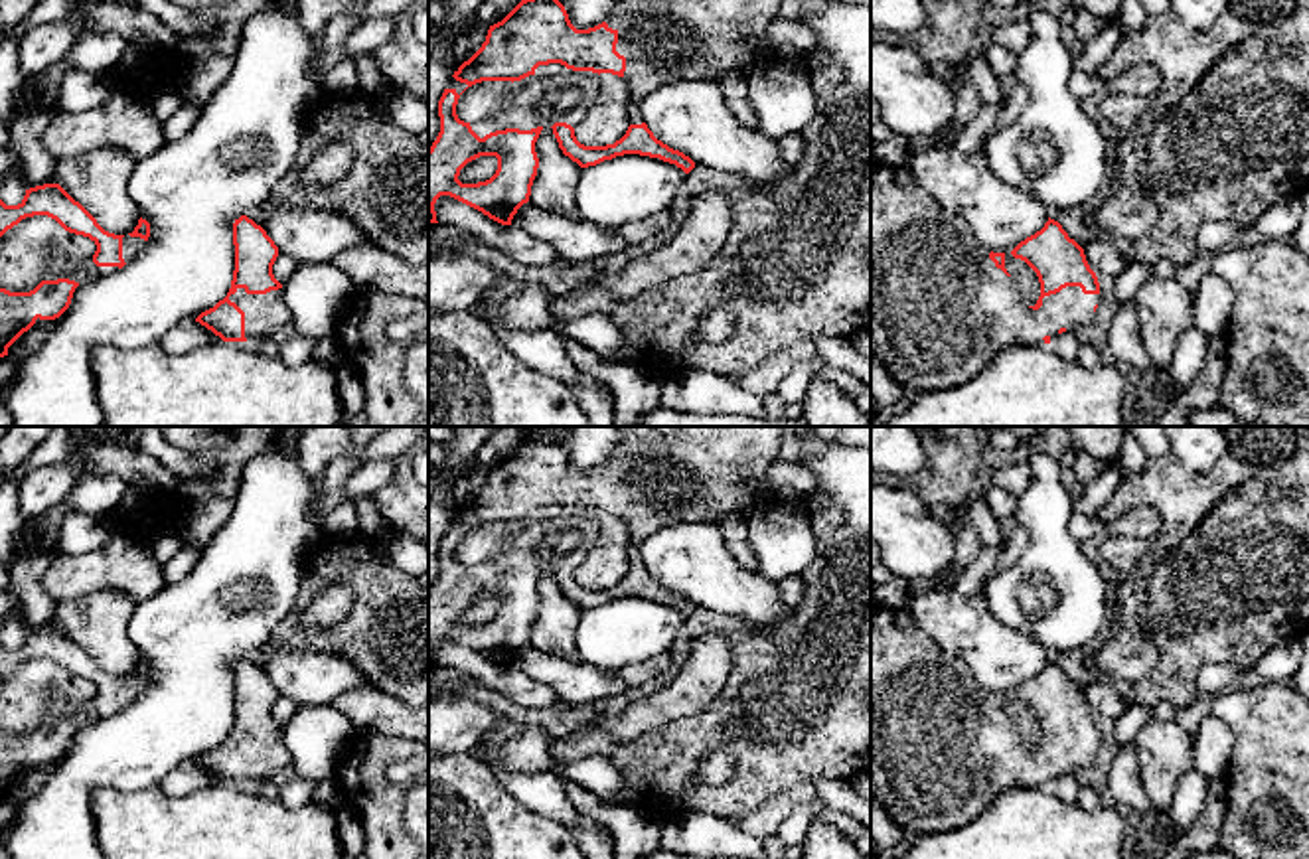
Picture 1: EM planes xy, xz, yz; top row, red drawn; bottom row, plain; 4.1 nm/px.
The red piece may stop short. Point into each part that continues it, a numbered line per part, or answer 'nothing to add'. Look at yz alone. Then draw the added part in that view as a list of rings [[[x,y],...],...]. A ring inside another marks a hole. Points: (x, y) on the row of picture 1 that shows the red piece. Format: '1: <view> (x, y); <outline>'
1: yz (940, 311); [[[871,166],[871,342],[904,391],[954,389],[1009,346],[1042,346],[1042,338],[1056,338],[1060,328],[1074,332],[1092,322],[1100,294],[1066,286],[1033,310],[989,253],[971,227],[948,213],[904,166]]]

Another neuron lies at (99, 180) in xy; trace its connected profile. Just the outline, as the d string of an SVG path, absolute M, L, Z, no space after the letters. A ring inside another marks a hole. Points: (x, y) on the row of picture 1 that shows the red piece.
M103 146L75 158L55 160L53 180L79 201L97 223L115 235L128 235L140 211L128 194L136 158L118 146Z

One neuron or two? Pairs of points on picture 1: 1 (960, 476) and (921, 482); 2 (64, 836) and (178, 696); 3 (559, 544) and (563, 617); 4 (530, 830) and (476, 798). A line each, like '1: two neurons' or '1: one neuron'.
1: one neuron
2: one neuron
3: one neuron
4: one neuron

